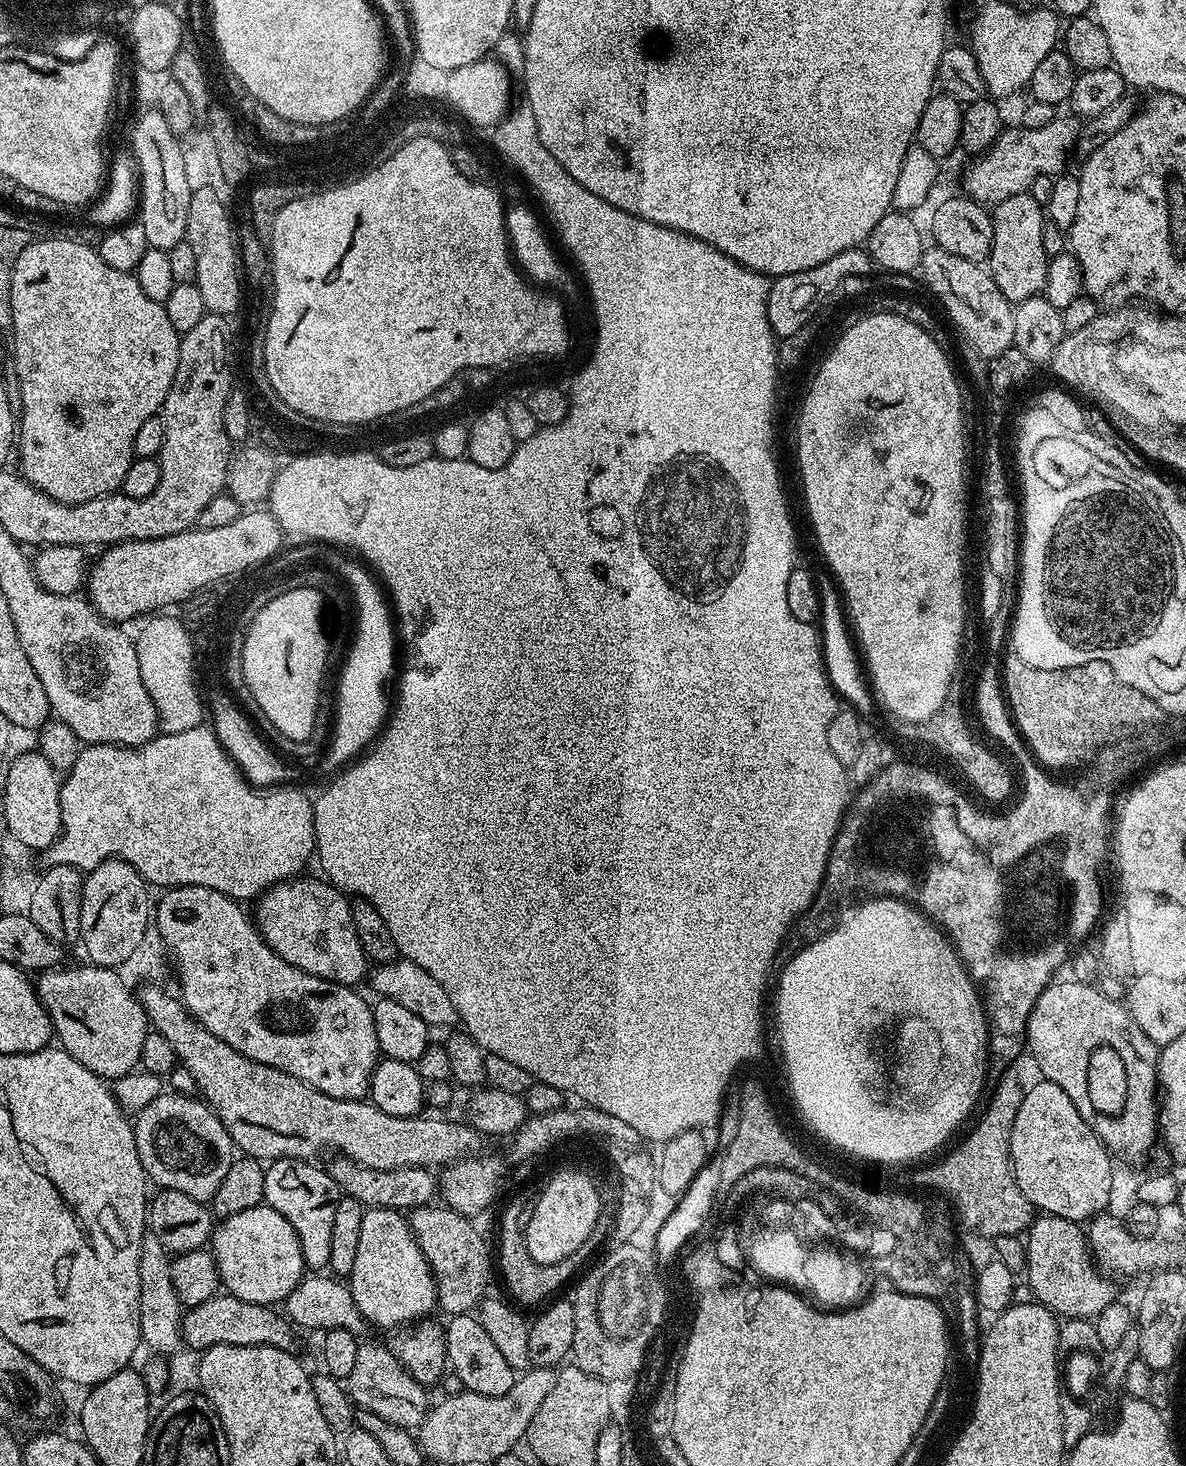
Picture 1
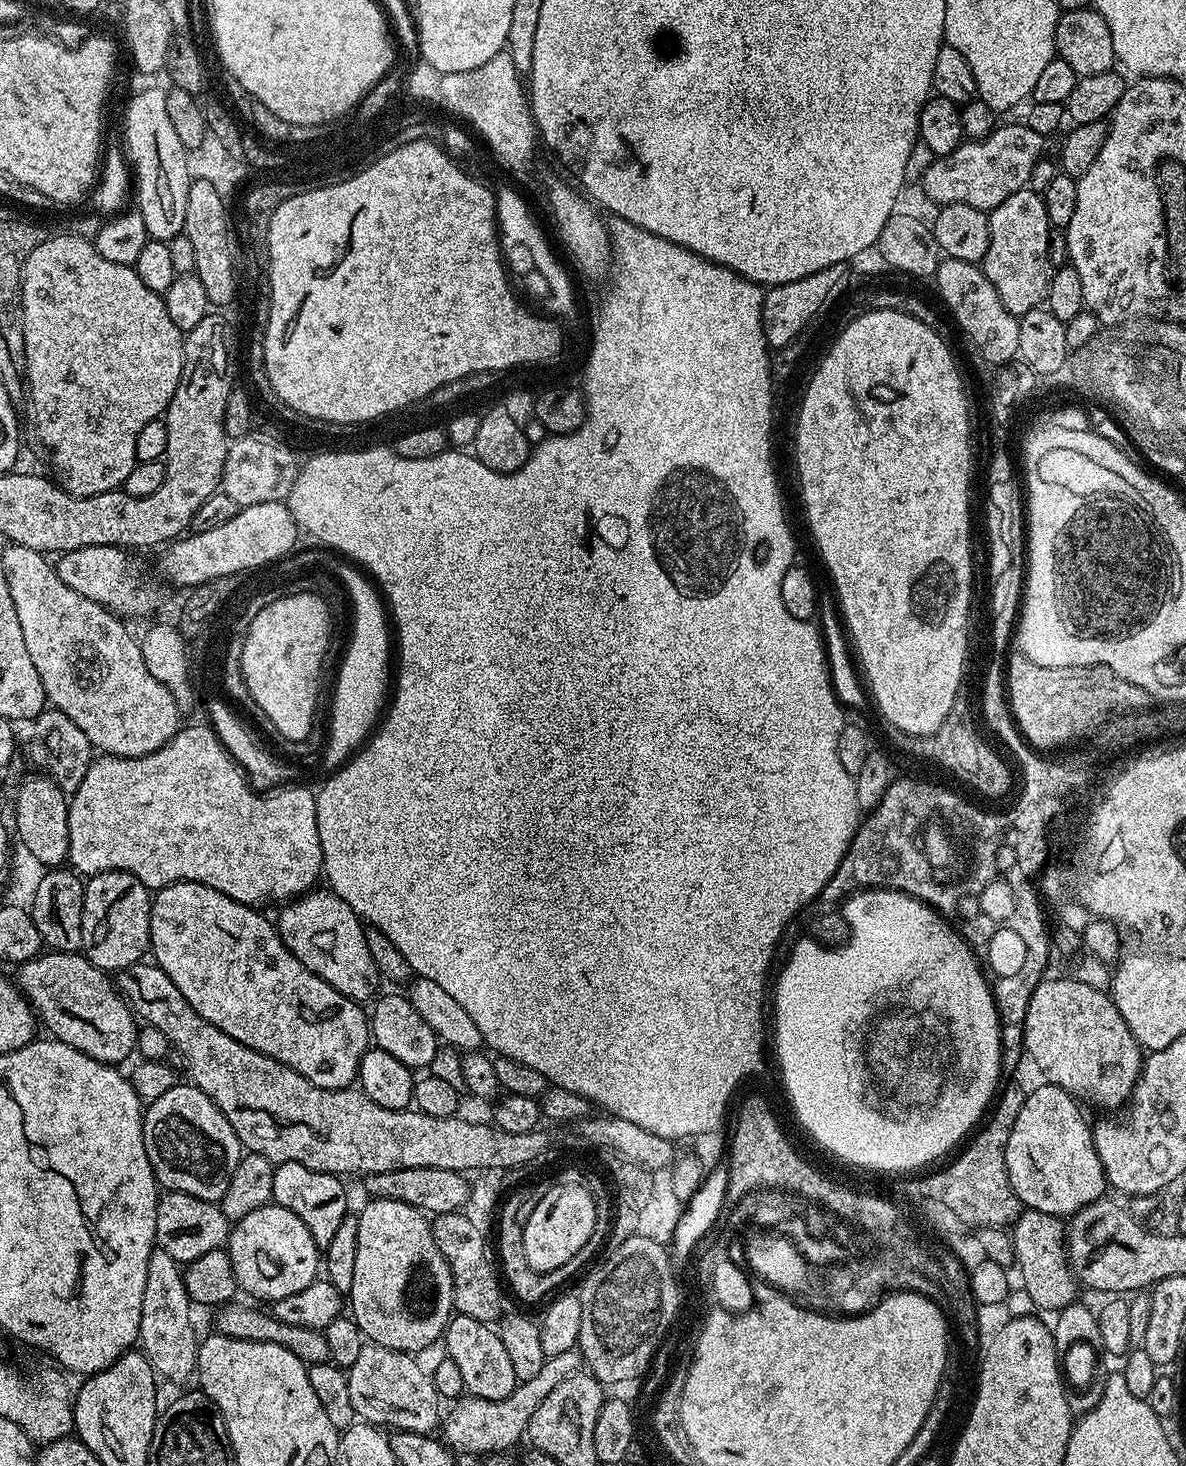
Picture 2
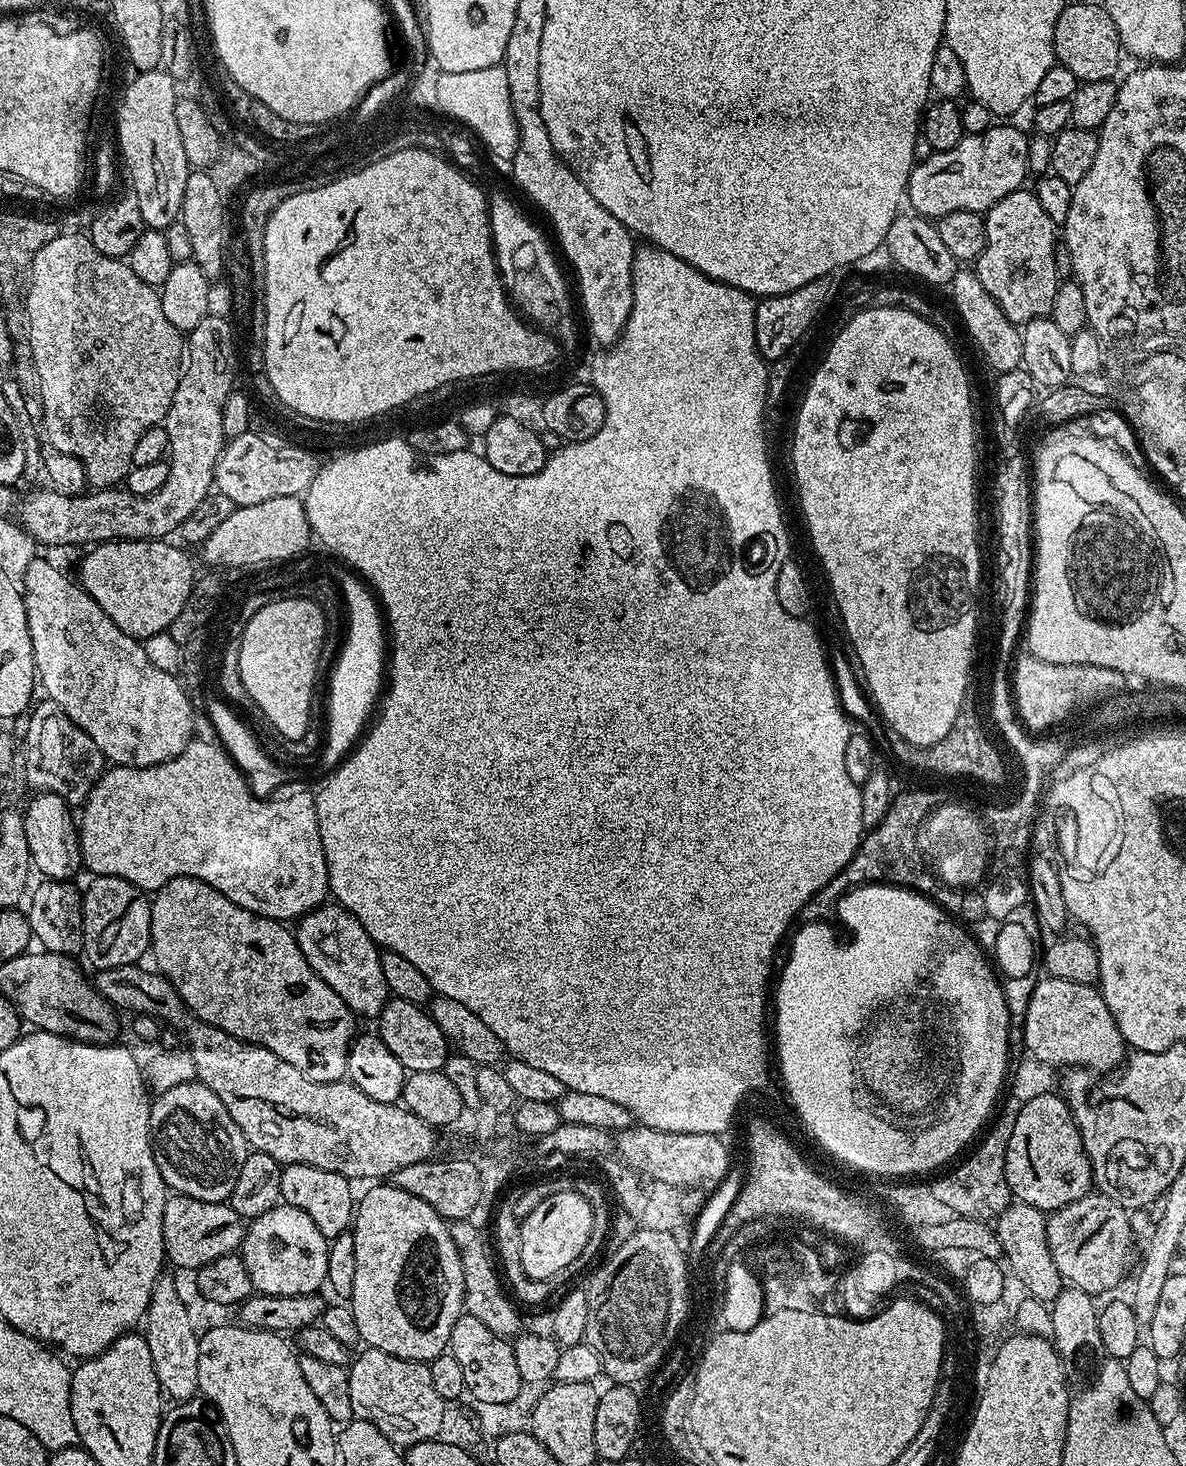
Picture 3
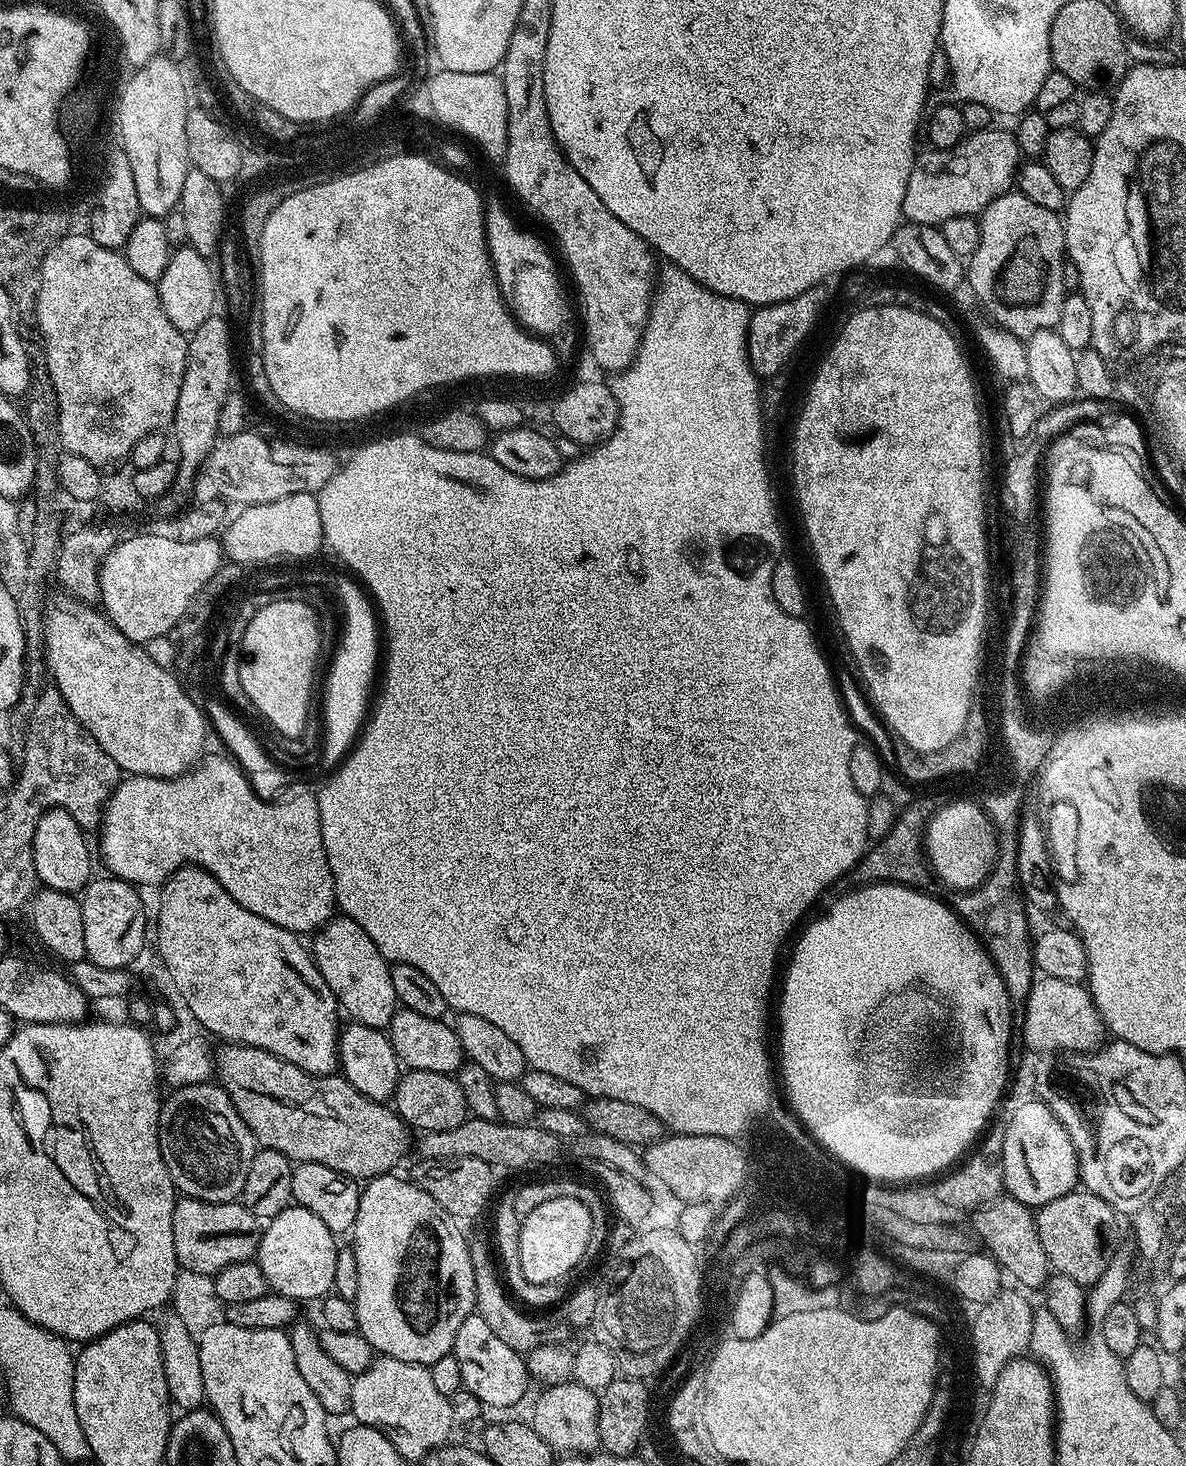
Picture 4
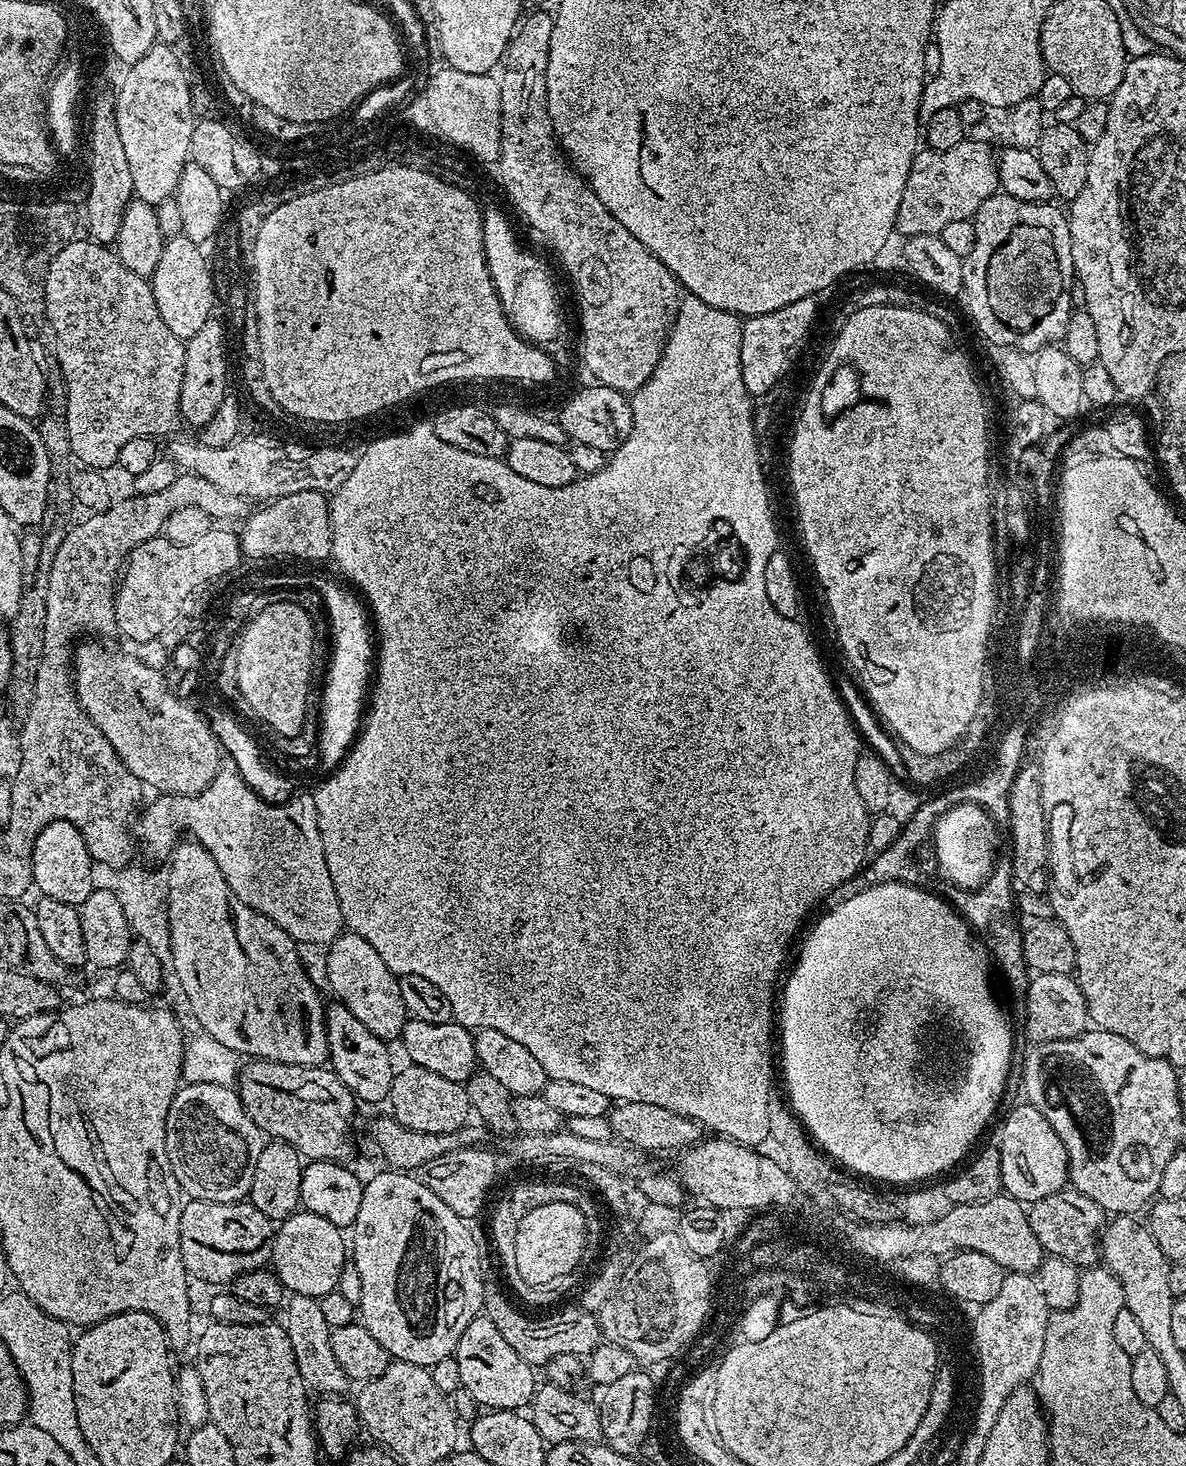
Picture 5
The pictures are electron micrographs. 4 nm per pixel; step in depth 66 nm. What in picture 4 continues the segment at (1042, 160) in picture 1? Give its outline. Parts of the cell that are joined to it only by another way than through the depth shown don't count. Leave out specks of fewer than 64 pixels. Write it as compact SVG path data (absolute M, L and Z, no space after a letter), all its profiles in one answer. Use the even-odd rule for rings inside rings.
M989 126L980 132L965 135L964 139L952 148L932 148L927 150L928 152L921 151L917 155L914 166L910 170L910 182L906 182L903 215L905 221L939 226L950 218L979 217L984 208L990 206L990 202L1013 191L1016 173L1022 163L1020 147L1011 131L1003 132L996 127Z

